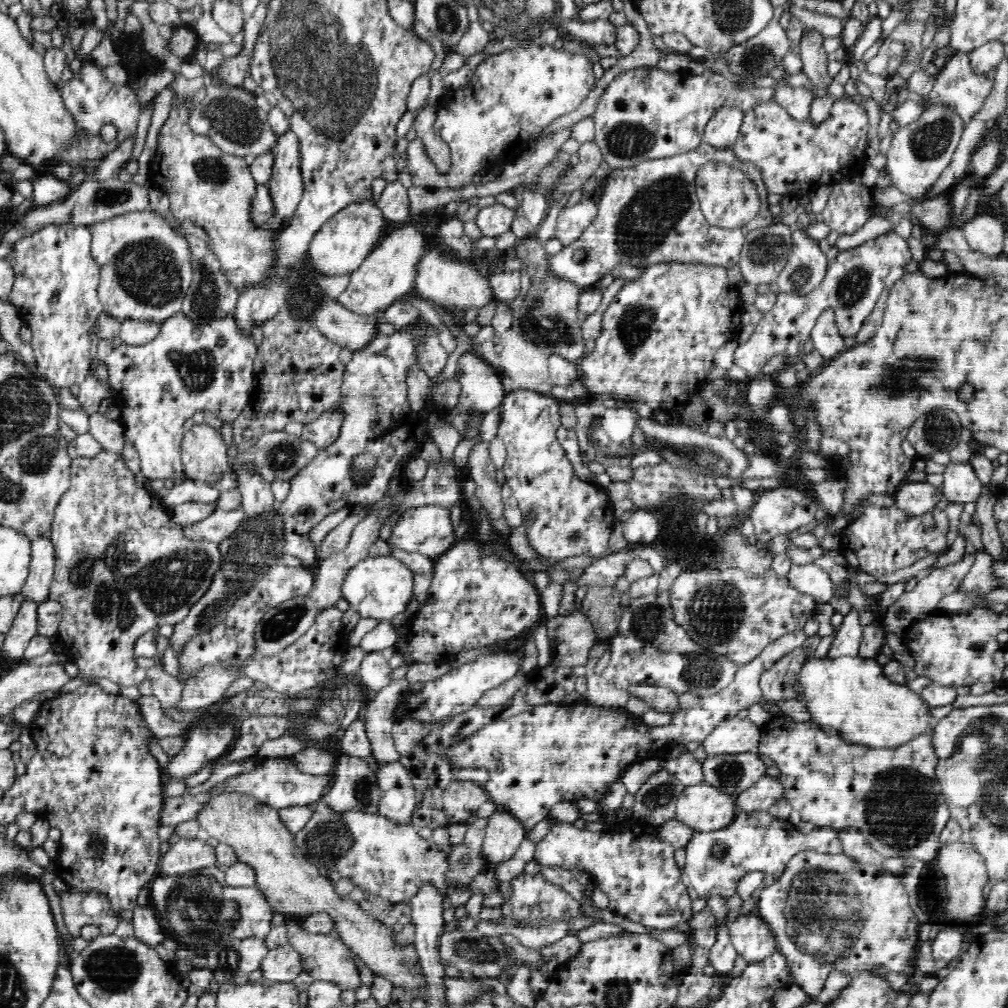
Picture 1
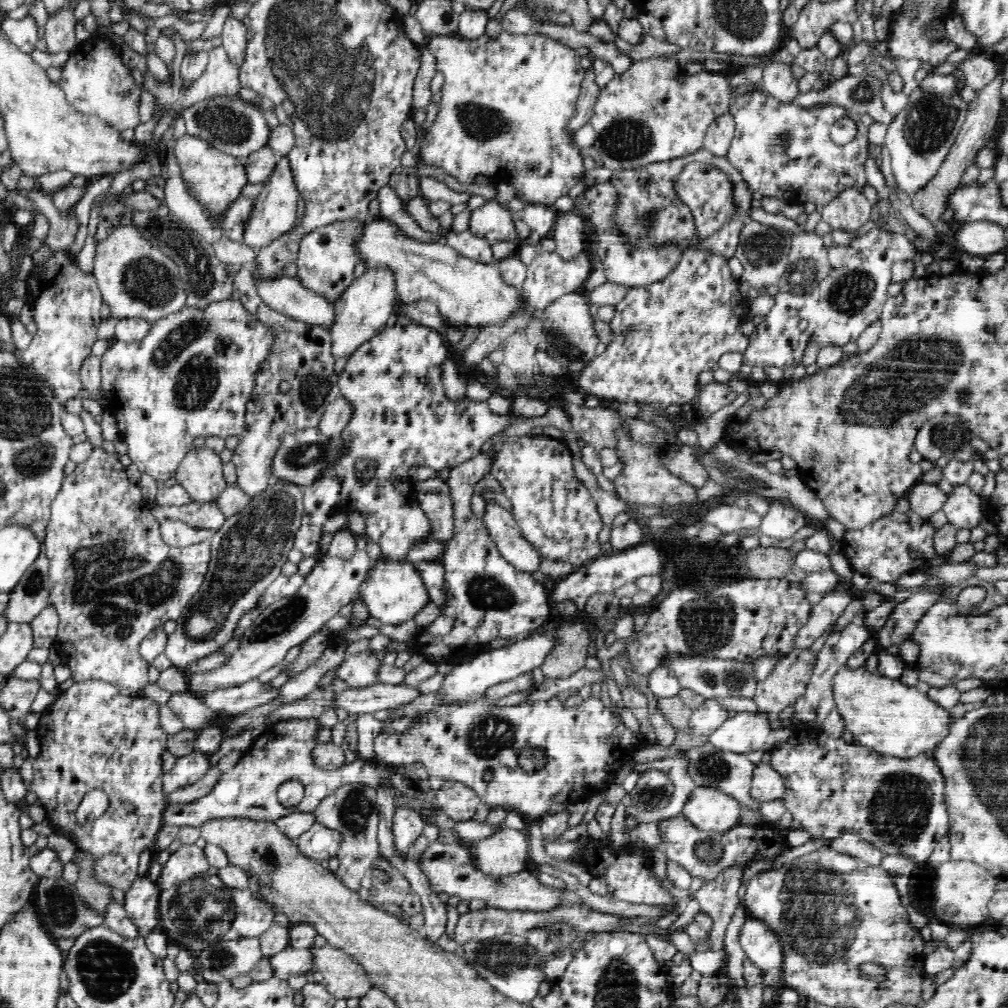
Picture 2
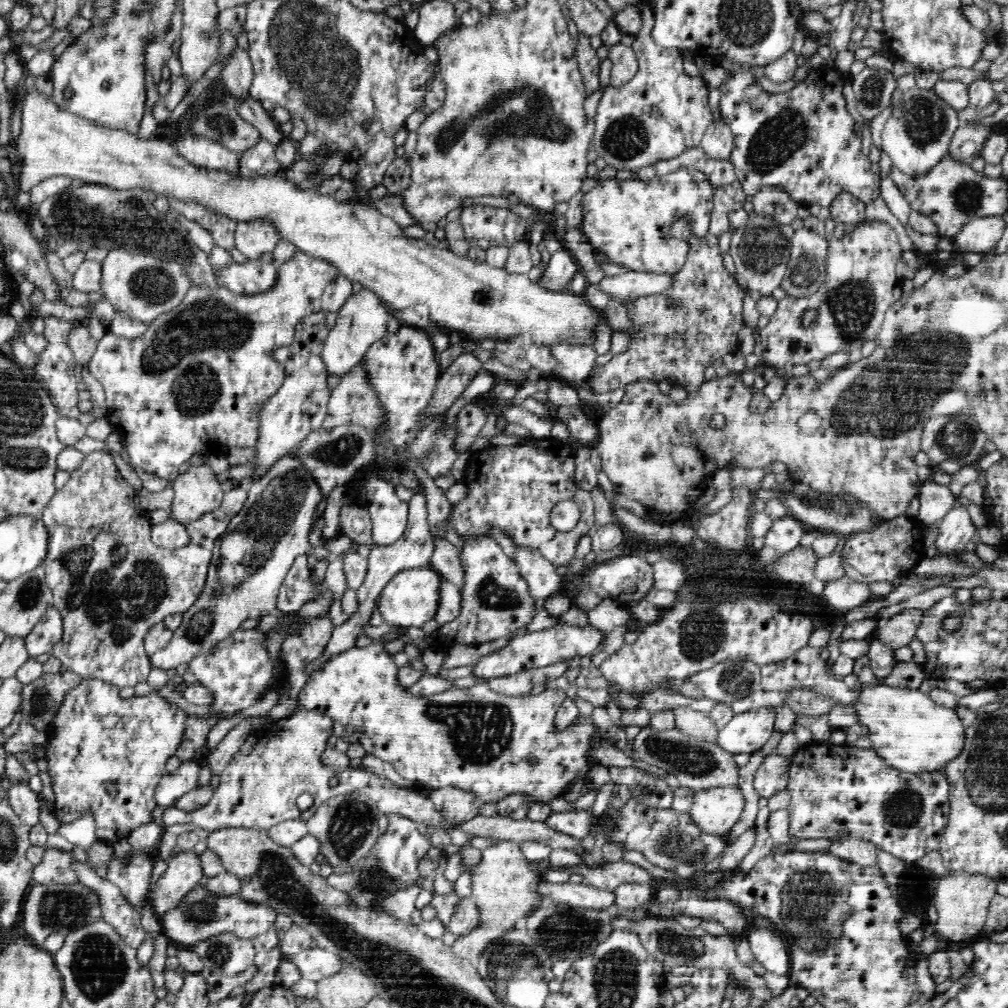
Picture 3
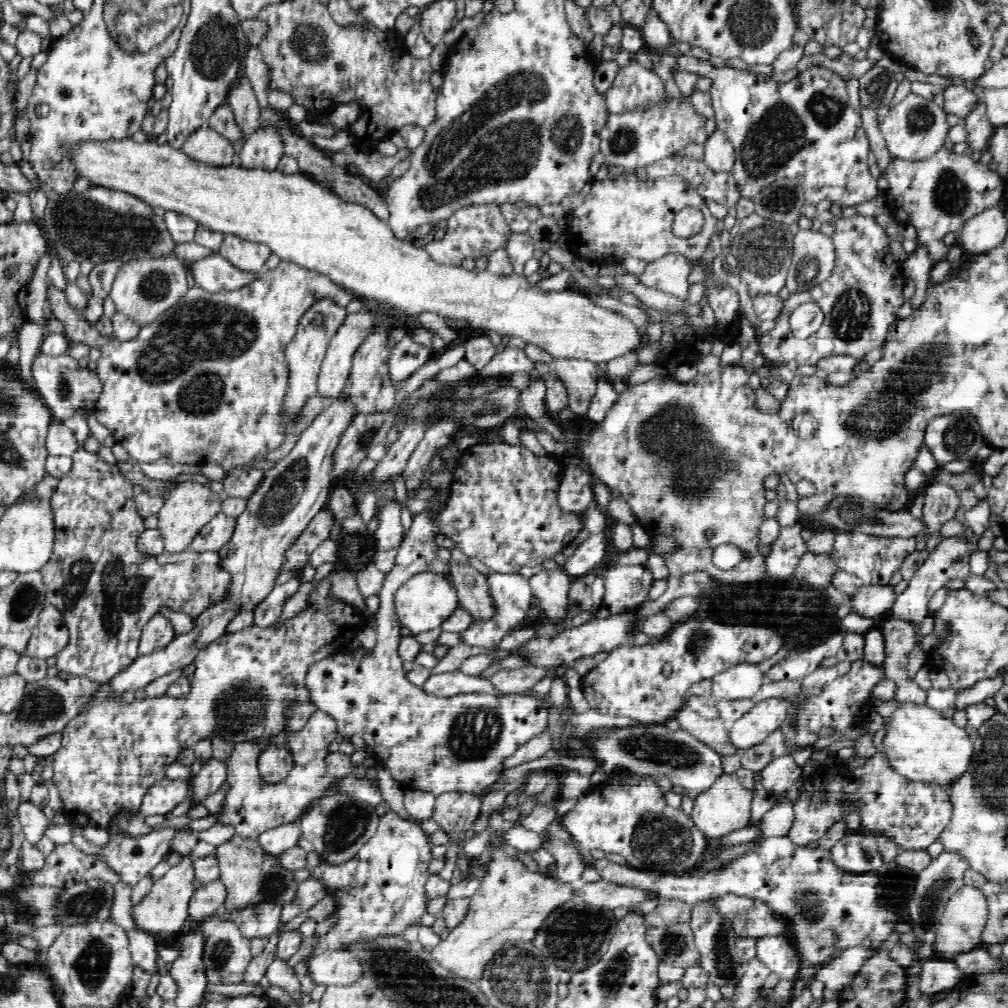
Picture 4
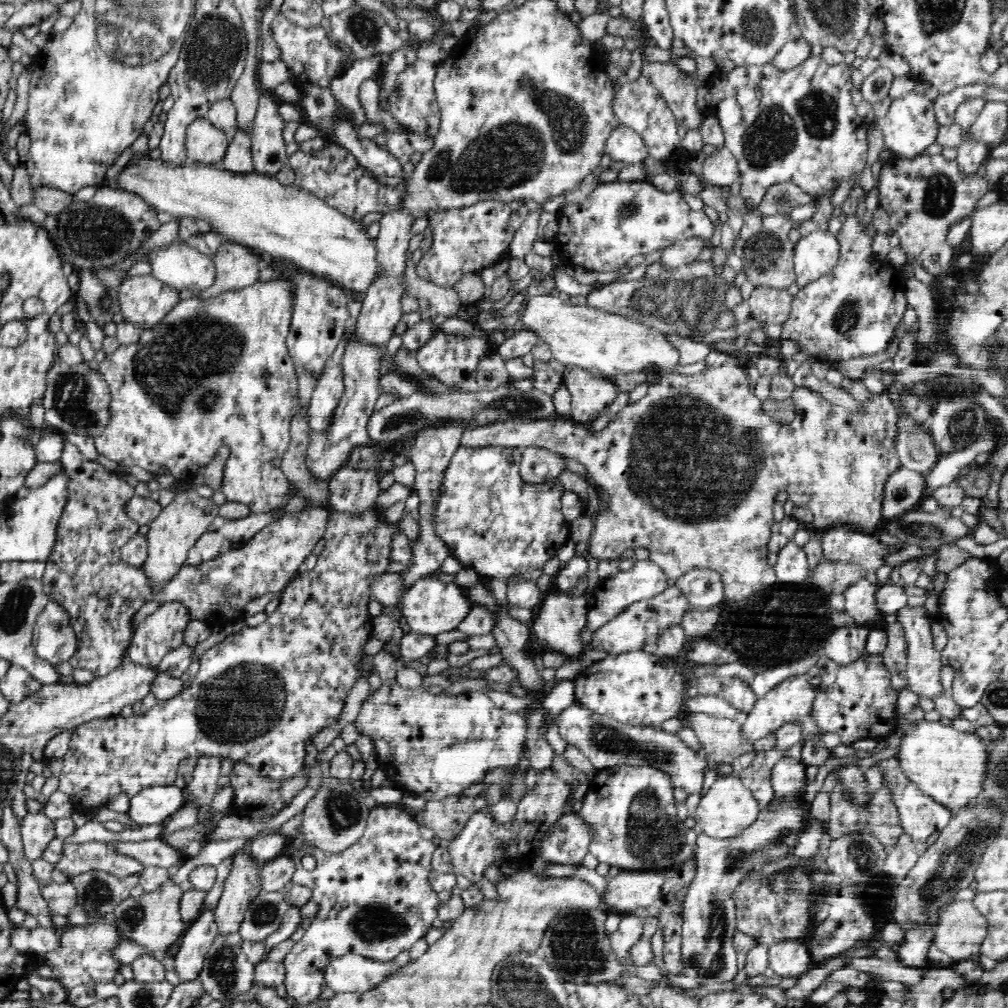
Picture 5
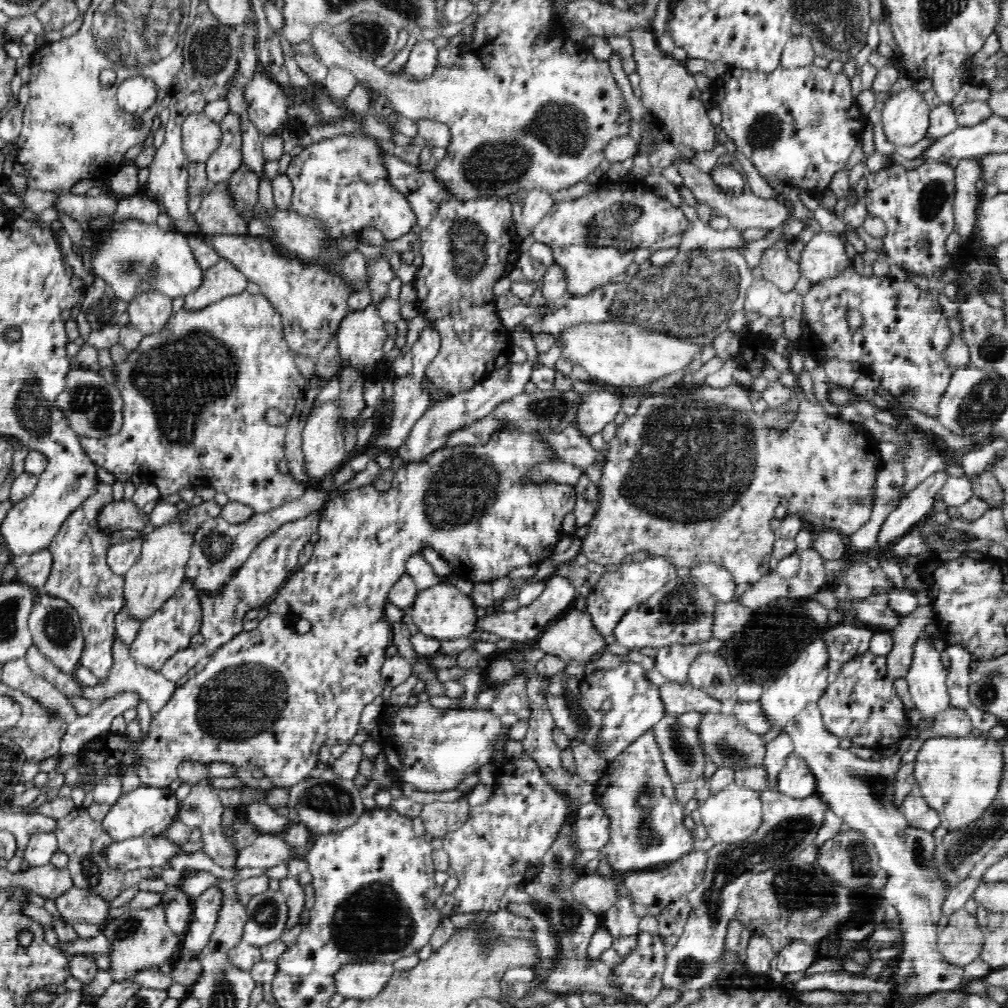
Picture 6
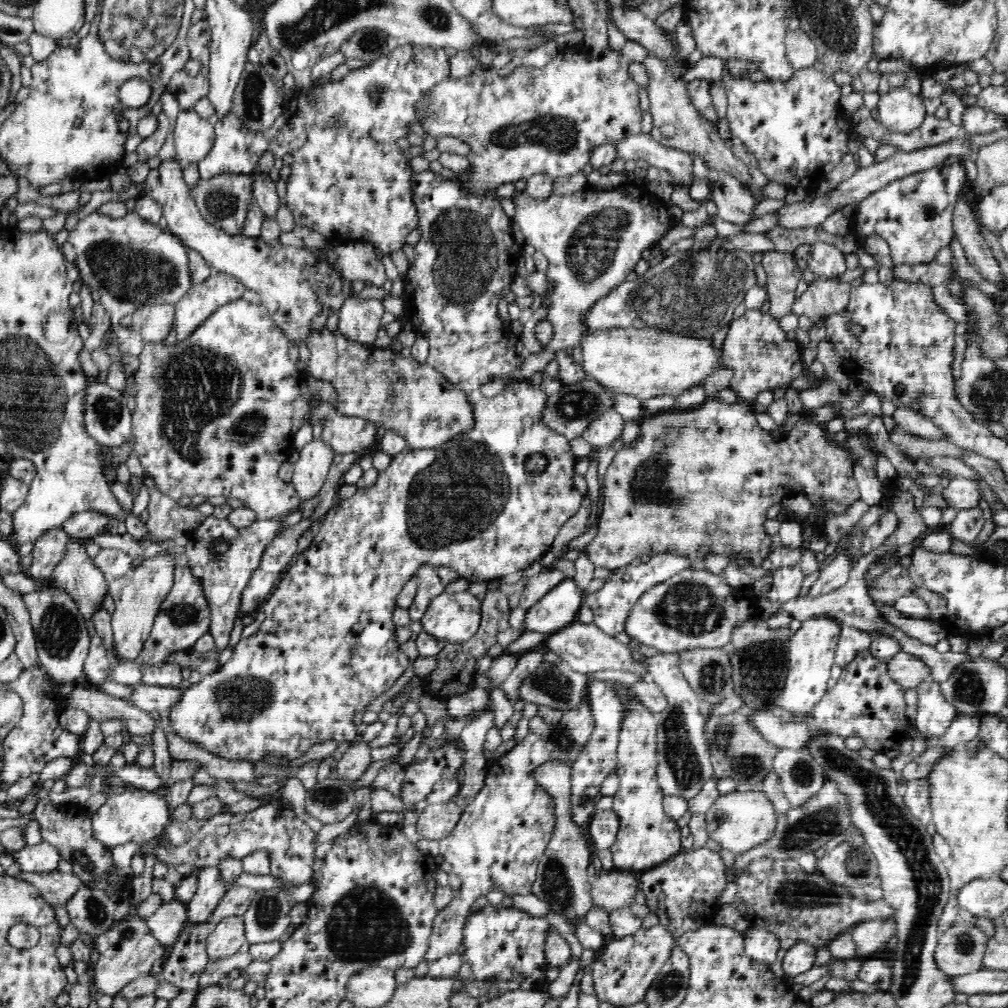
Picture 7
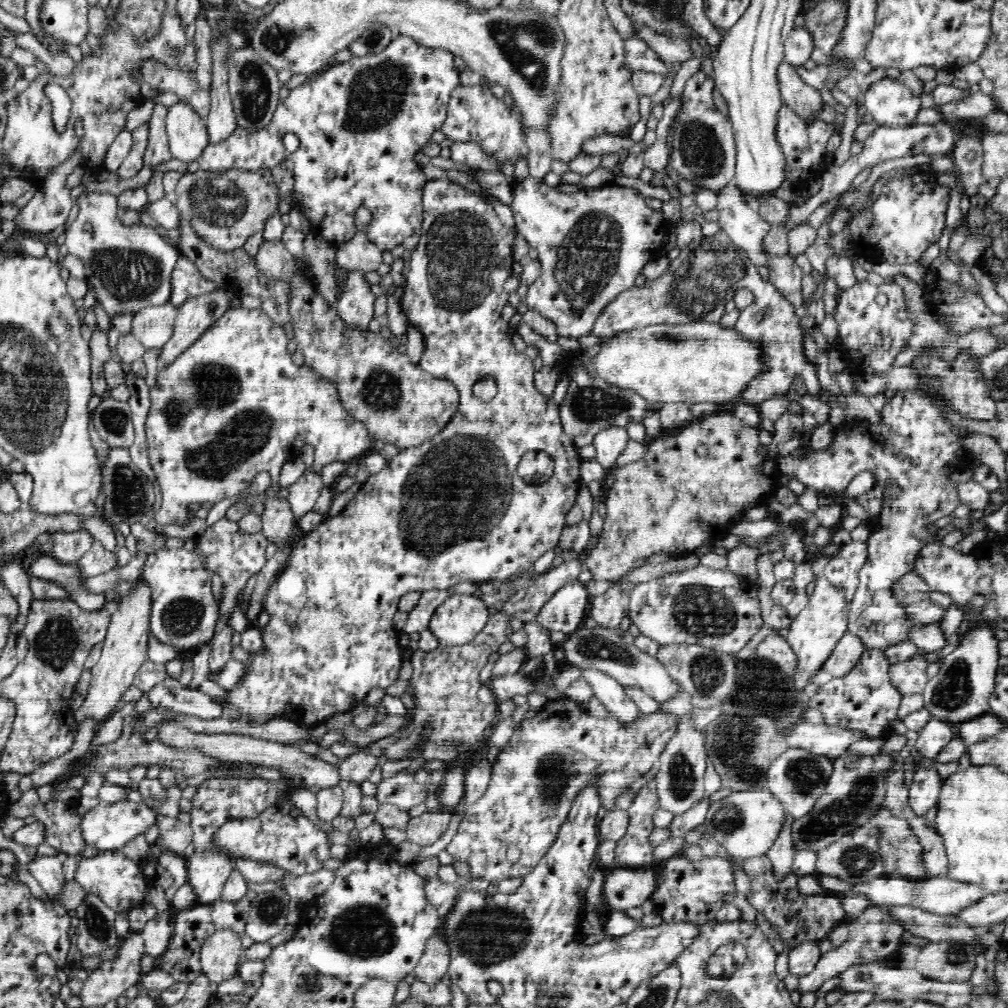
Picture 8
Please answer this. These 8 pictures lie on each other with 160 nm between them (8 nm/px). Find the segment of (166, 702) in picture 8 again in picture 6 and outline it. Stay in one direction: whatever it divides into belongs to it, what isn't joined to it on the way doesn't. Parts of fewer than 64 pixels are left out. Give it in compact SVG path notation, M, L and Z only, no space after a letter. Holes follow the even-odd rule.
M134 692L117 694L115 698L110 698L87 715L78 715L78 718L68 724L62 740L60 740L59 757L66 754L77 754L88 741L94 740L102 732L110 731L110 724L115 716L137 708L140 704L141 696Z

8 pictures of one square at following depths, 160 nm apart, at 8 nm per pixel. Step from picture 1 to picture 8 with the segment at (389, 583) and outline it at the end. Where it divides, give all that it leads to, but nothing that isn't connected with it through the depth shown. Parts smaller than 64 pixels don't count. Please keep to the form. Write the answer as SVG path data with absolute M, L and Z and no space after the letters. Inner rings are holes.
M450 593L432 614L429 629L443 646L469 644L486 626L490 612L484 598Z

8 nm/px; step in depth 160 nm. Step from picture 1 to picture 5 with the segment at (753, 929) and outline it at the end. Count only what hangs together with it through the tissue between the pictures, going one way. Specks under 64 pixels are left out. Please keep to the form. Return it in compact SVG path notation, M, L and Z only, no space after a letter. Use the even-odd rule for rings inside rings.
M780 940L768 944L768 966L782 979L799 977L815 964L805 943Z

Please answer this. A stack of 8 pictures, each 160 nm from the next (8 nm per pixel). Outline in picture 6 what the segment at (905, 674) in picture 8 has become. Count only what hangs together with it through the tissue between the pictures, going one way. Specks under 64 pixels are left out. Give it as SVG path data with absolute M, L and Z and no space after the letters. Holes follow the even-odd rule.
M933 605L919 606L908 616L901 617L898 626L889 630L894 645L886 656L887 671L891 677L904 677L913 662L914 648L924 628L936 619Z

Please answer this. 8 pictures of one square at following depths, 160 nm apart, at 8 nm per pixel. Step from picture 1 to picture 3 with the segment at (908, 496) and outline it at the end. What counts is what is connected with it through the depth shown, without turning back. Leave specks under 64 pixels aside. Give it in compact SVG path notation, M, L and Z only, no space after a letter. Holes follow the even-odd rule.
M932 480L922 483L917 497L920 502L918 518L925 525L938 524L958 503L947 485Z

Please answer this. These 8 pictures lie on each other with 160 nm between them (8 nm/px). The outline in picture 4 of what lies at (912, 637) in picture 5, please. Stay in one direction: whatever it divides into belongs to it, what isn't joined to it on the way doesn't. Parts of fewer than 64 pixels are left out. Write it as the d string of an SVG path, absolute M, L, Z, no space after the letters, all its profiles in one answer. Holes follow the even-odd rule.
M965 535L942 538L936 549L929 554L929 558L926 561L922 561L914 577L908 582L908 588L902 594L896 596L889 616L914 621L919 627L920 622L930 615L928 602L930 602L930 598L934 596L937 590L946 586L951 580L961 579L964 581L967 577L972 576L969 566L971 556L968 553L969 544L970 542L967 543L965 540Z

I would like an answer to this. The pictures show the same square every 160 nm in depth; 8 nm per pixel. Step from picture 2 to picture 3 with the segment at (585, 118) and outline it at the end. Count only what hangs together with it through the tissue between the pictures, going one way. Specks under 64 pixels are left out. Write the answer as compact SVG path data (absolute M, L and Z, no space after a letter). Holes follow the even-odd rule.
M580 33L578 44L575 44L575 56L588 97L599 90L601 85L599 76L601 60L597 57L597 50L592 48L590 39L586 34Z

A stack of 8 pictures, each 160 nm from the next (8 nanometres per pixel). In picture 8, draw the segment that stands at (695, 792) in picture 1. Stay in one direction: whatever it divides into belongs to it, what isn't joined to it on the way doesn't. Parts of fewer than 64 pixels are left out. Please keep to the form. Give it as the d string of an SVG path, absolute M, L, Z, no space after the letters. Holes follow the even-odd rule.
M763 787L755 791L732 792L727 798L709 806L703 827L716 844L726 848L728 854L744 861L772 848L782 830L785 811L782 802Z

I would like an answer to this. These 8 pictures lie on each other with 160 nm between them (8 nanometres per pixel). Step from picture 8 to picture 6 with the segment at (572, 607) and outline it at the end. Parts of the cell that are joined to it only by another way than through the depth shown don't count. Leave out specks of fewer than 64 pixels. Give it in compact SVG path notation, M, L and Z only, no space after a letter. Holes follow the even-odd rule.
M553 574L546 579L546 587L542 594L532 603L520 607L516 612L497 611L494 614L484 613L483 619L476 620L476 628L497 634L500 639L534 643L541 632L558 616L562 616L568 608L571 608L576 600L576 588L569 579Z

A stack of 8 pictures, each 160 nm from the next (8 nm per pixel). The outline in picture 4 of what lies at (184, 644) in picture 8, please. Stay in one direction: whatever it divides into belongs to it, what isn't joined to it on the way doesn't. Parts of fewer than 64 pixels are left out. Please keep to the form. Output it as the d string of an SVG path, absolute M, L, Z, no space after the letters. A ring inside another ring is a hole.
M156 614L145 624L139 640L138 653L141 656L150 655L166 648L177 636L170 619Z

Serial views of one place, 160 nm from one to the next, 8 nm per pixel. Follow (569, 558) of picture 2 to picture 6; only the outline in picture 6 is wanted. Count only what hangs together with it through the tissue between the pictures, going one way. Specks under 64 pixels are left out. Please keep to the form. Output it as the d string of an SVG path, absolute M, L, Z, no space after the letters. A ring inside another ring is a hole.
M506 428L500 430L494 440L483 444L477 449L451 449L449 447L435 450L420 462L404 462L393 476L391 486L388 491L378 491L373 484L357 487L346 493L334 497L328 501L325 507L320 510L321 520L319 523L318 534L320 540L314 544L312 557L302 568L298 568L289 579L281 586L276 596L267 604L268 614L262 619L254 630L250 632L242 631L230 640L227 644L216 649L212 656L205 661L205 667L197 672L195 676L178 687L172 698L151 717L150 725L147 726L148 732L144 734L144 740L130 742L124 736L118 734L106 734L104 738L95 737L88 741L88 746L84 745L84 762L98 772L98 780L104 775L120 775L133 772L144 787L169 788L170 784L178 778L178 766L181 762L192 760L208 764L209 762L226 762L234 764L238 768L244 768L248 772L253 772L262 768L265 776L272 779L272 783L277 788L291 787L296 785L305 776L312 772L320 764L318 752L322 746L332 747L336 744L350 744L350 741L360 729L360 714L366 704L370 704L376 696L382 695L382 690L387 682L382 678L381 666L387 660L386 649L393 646L391 622L384 615L384 606L388 604L388 594L390 590L400 581L400 578L406 573L406 561L412 556L421 555L424 548L435 550L443 559L445 559L454 569L458 579L467 580L472 584L491 583L495 579L508 576L510 572L523 566L536 566L539 562L550 559L555 555L555 548L558 542L564 537L562 531L562 522L564 518L574 511L576 503L576 491L571 484L560 484L552 481L534 483L526 479L526 474L532 466L538 462L546 460L557 460L556 455L547 450L543 440L535 434L529 434L529 430L519 432L516 428ZM298 620L308 620L311 624L309 632L300 634L296 631L296 622ZM363 658L364 662L358 663L358 659Z

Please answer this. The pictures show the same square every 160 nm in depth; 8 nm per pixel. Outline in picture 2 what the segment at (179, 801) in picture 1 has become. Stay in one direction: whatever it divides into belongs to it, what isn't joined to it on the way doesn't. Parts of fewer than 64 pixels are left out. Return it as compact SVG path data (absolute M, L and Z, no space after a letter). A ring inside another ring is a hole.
M288 719L267 724L238 762L219 776L210 794L192 803L168 803L162 816L163 823L200 827L204 821L214 817L252 817L254 820L277 821L288 813L313 812L323 798L331 796L339 787L362 784L378 790L385 786L385 782L391 782L385 765L364 762L360 758L349 764L344 763L333 771L318 769L314 765L312 752L320 728L318 719ZM290 780L302 783L305 794L300 804L286 808L276 796L278 788Z

